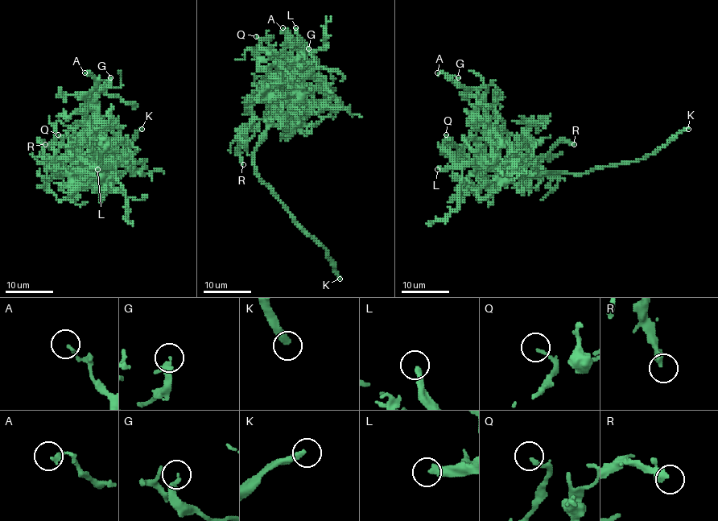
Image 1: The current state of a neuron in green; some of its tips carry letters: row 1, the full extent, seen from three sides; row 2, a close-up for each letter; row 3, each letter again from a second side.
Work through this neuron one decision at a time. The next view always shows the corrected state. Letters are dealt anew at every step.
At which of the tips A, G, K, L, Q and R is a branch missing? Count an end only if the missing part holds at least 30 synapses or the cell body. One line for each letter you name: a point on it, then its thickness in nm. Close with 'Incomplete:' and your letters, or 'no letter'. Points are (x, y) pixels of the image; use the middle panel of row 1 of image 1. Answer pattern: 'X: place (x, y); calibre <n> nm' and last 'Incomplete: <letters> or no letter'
K: place (340, 279); calibre 320 nm
L: place (295, 27); calibre 340 nm
Incomplete: K, L

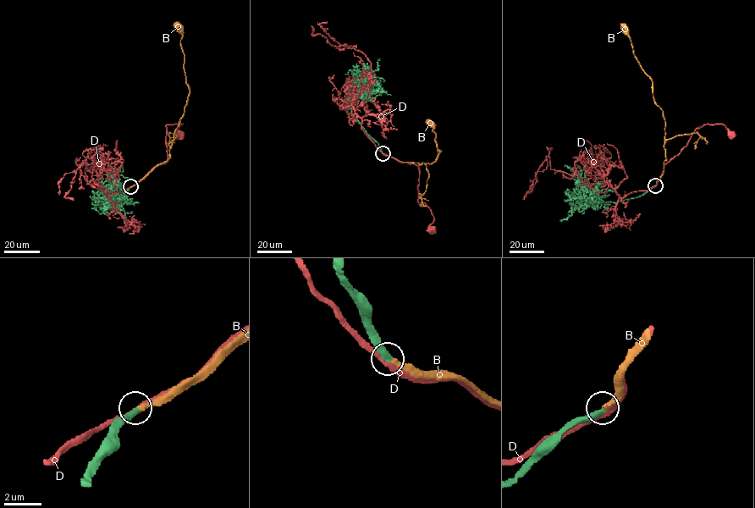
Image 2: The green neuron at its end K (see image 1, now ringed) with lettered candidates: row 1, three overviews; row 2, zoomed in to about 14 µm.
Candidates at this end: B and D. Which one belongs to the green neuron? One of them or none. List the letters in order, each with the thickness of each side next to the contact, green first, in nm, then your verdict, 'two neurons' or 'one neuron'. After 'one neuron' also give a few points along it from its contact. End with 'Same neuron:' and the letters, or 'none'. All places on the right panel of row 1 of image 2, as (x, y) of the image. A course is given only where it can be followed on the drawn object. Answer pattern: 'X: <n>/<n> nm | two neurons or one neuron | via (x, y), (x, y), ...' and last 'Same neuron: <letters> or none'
B: 340/280 nm | one neuron | via (655, 186), (664, 171), (665, 160), (665, 121), (662, 110), (654, 101), (652, 79), (635, 56), (624, 27)
D: 440/280 nm | two neurons
Same neuron: B

